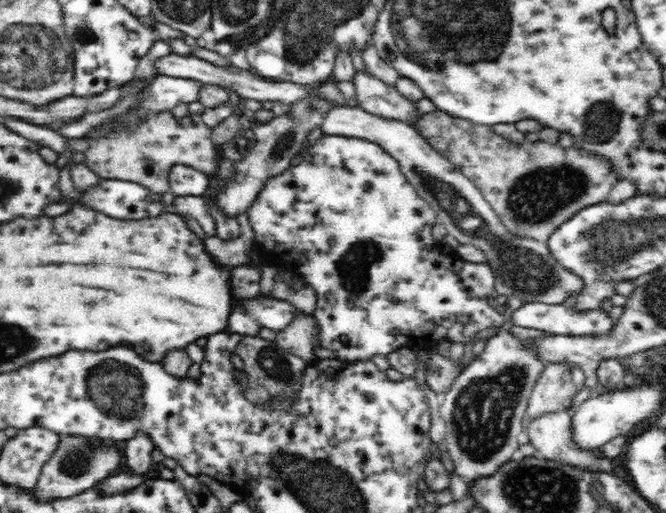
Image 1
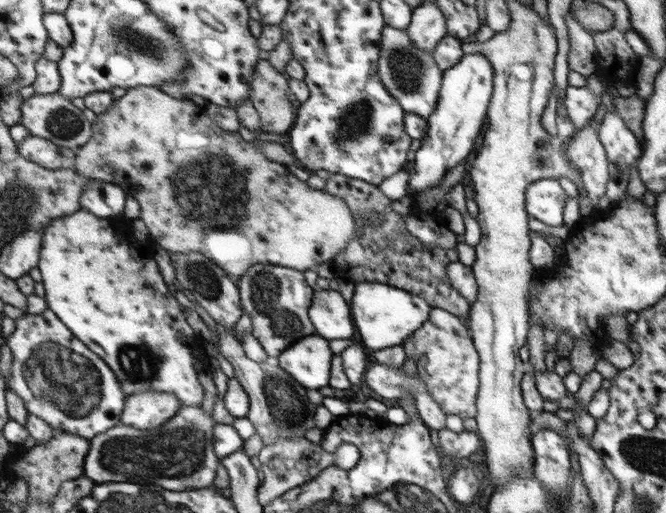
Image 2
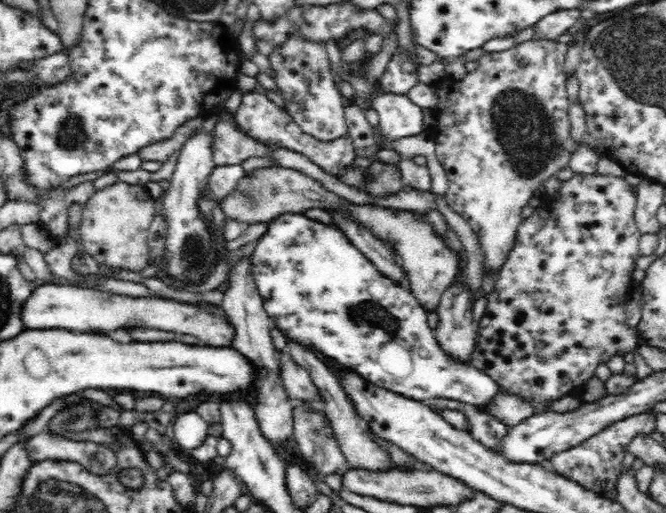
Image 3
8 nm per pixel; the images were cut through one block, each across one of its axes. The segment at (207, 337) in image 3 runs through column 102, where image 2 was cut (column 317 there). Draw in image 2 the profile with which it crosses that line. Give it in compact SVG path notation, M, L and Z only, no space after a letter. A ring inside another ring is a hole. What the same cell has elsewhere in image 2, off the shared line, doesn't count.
M324 289L314 293L310 320L315 334L327 340L349 339L355 332L350 305L335 290Z

